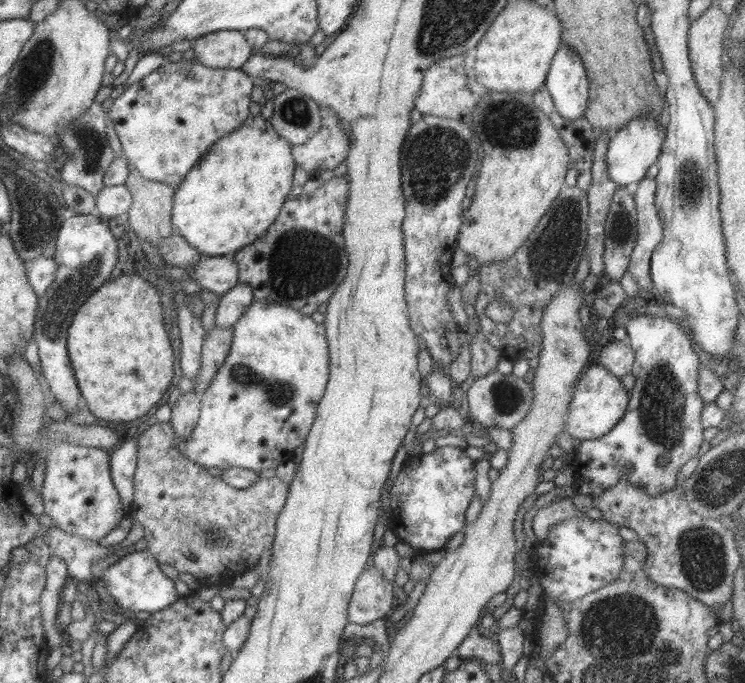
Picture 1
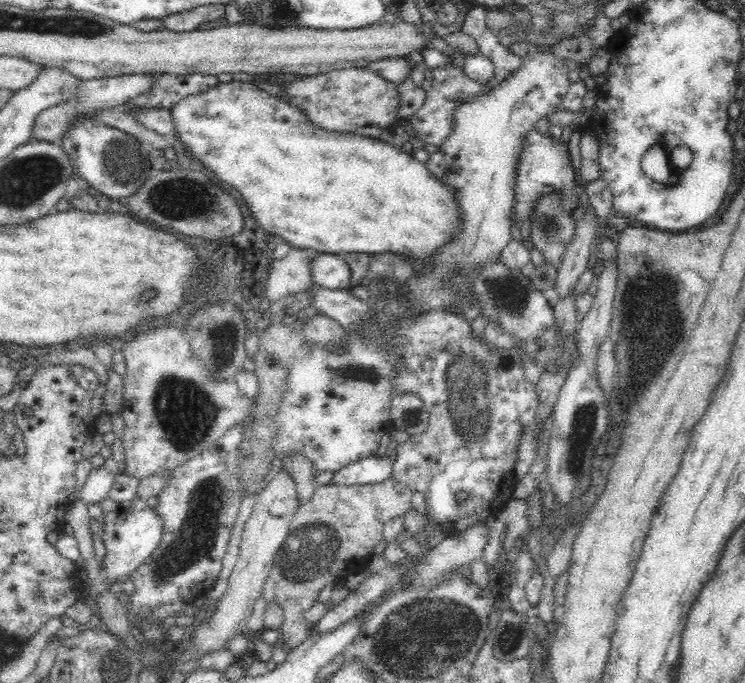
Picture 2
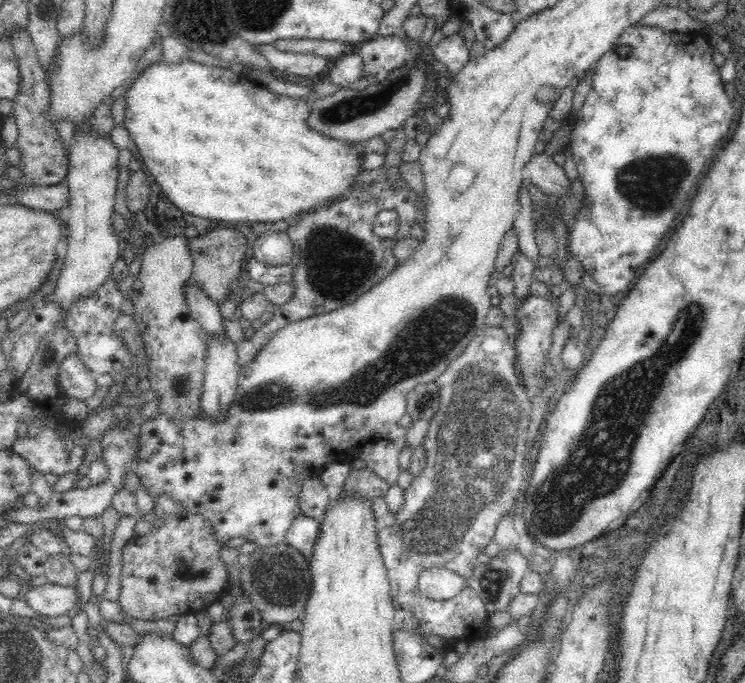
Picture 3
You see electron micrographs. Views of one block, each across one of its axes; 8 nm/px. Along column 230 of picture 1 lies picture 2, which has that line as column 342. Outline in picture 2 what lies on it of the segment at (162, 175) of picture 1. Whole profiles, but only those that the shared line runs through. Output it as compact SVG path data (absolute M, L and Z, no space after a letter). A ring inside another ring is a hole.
M363 68L335 69L281 85L284 87L281 97L303 110L310 122L326 130L350 132L381 141L388 133L388 126L398 119L396 108L400 104L400 93L395 84Z

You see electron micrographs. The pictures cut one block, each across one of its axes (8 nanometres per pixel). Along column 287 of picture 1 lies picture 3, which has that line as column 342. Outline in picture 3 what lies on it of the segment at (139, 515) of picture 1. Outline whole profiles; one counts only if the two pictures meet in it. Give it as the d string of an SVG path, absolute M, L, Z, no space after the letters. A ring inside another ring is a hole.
M351 468L345 479L342 494L360 494L373 500L378 496L385 496L390 486L382 477L368 468Z

